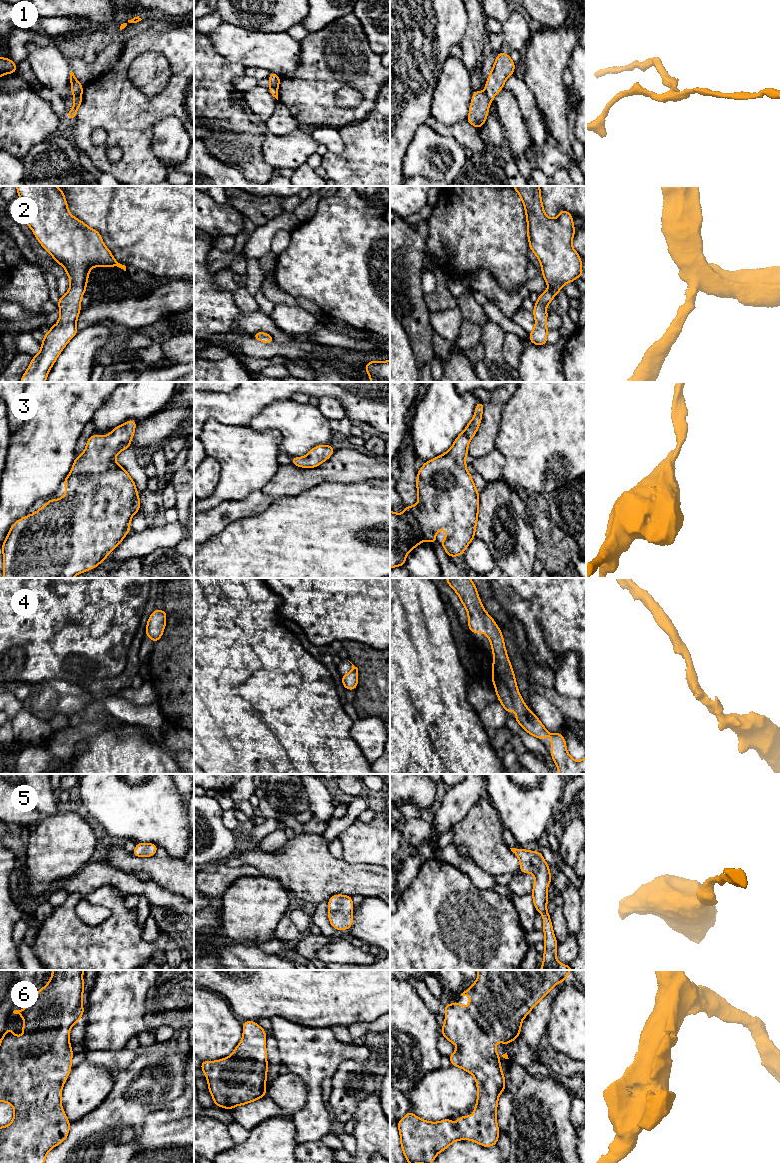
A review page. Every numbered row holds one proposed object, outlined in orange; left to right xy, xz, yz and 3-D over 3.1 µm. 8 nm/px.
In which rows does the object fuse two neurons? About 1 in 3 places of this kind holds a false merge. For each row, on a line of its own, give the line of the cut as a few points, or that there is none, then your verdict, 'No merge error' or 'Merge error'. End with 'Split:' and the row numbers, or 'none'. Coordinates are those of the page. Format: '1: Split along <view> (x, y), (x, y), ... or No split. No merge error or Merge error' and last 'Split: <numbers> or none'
1: Split along yz (484, 92), (491, 101). Merge error
2: No split. No merge error
3: No split. No merge error
4: No split. No merge error
5: No split. No merge error
6: No split. No merge error
Split: 1

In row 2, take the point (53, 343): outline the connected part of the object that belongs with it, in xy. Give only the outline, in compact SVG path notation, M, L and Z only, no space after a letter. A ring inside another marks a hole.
M16 186L16 188L22 202L26 224L32 229L42 247L52 255L54 261L66 269L66 275L70 278L70 287L64 296L59 297L57 304L60 309L58 323L52 325L44 335L40 352L33 356L20 380L20 382L45 382L56 359L78 332L76 323L90 270L97 266L117 266L126 271L126 266L114 259L98 231L72 216L68 210L65 194L57 186Z

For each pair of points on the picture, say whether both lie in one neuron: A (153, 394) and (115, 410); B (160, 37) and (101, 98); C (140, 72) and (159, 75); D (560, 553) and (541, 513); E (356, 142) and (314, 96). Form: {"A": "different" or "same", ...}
{"A": "same", "B": "same", "C": "same", "D": "same", "E": "different"}

